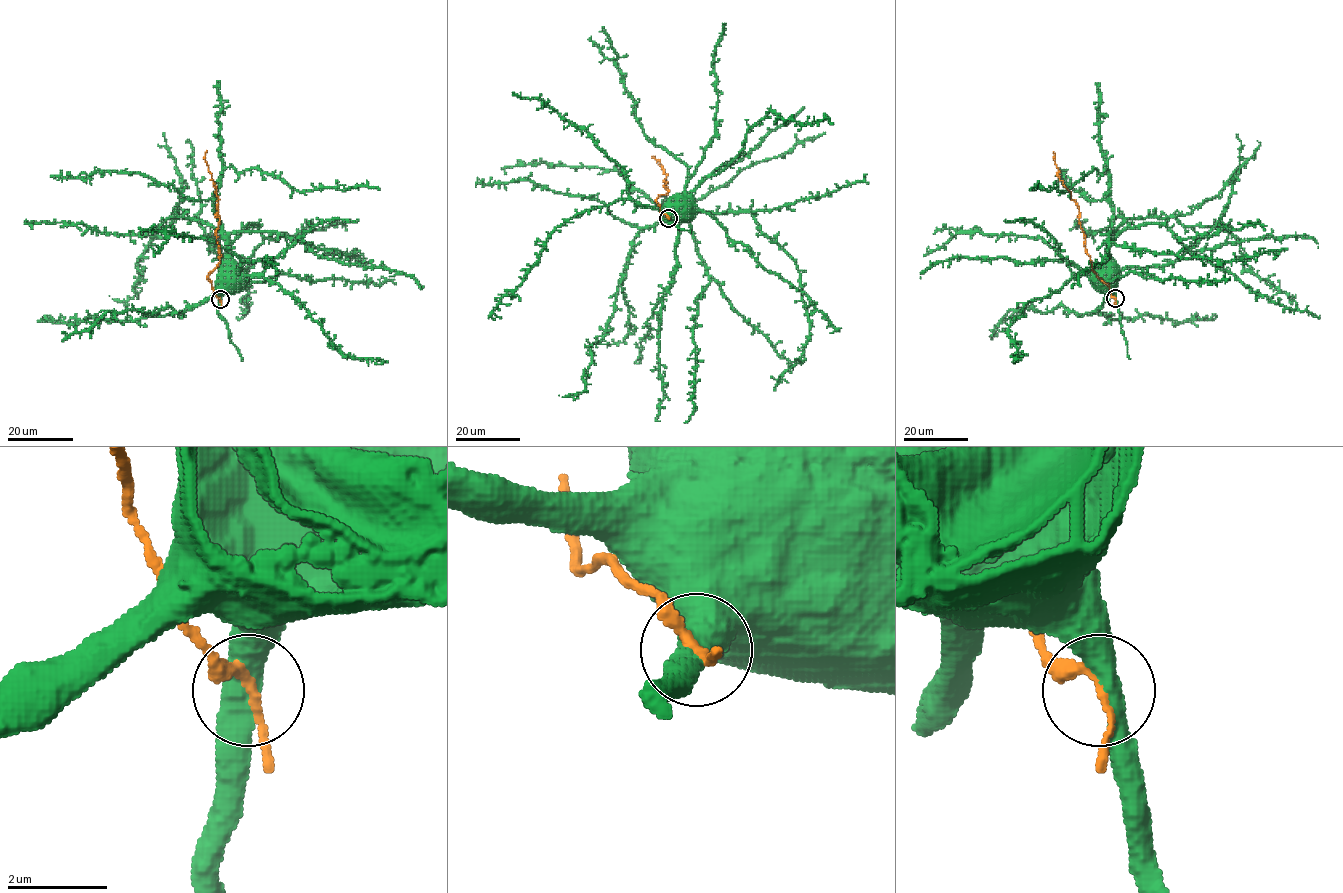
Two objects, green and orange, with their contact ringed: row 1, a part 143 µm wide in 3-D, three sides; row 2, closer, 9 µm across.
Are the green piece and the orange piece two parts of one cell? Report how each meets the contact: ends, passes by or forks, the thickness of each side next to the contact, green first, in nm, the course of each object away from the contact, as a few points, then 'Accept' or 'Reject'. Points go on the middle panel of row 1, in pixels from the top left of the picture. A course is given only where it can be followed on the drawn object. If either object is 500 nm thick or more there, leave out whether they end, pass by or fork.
Thickness 500 nm (green) against 180 nm. Course of green: (668, 217), (674, 212), (748, 211), (761, 231), (796, 263), (809, 339), (803, 355), (783, 375), (773, 391). Course of orange: (668, 217), (660, 212), (656, 200), (668, 190), (664, 187), (666, 175), (654, 157). Accept

